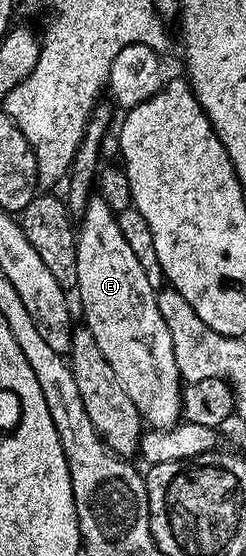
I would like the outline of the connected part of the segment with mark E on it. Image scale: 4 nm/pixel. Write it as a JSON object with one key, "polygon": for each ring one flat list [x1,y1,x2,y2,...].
{"polygon":[[99,196,90,198,82,215,78,226,76,251,78,293,80,306,84,309,83,325,94,336,98,348,102,348,102,356,106,356,110,368,114,368,114,376,122,380,122,388,126,388,126,396,134,400,134,408,138,408,141,419,149,427,158,430,172,429,182,418,182,379,178,360,174,358,174,340,170,338,170,328,166,328,166,320,162,320,162,312,158,312,157,287,152,286,150,280,146,280,146,272,134,248,126,244,122,228,118,228,116,214,108,207,106,200]]}

